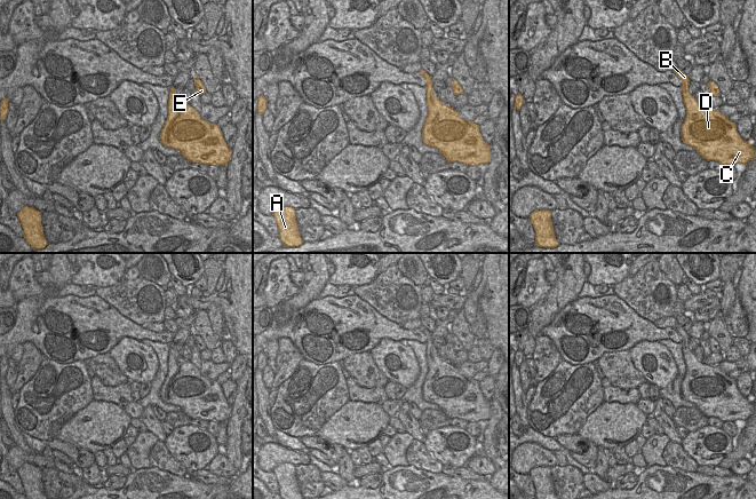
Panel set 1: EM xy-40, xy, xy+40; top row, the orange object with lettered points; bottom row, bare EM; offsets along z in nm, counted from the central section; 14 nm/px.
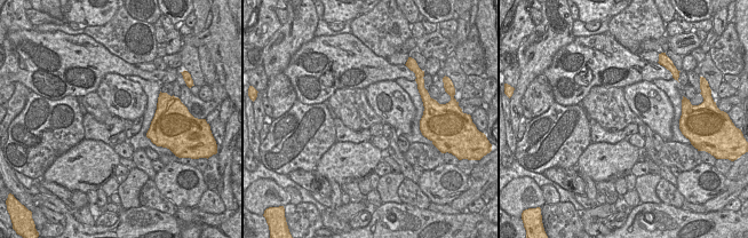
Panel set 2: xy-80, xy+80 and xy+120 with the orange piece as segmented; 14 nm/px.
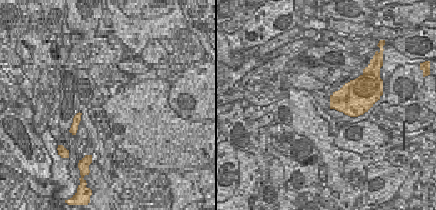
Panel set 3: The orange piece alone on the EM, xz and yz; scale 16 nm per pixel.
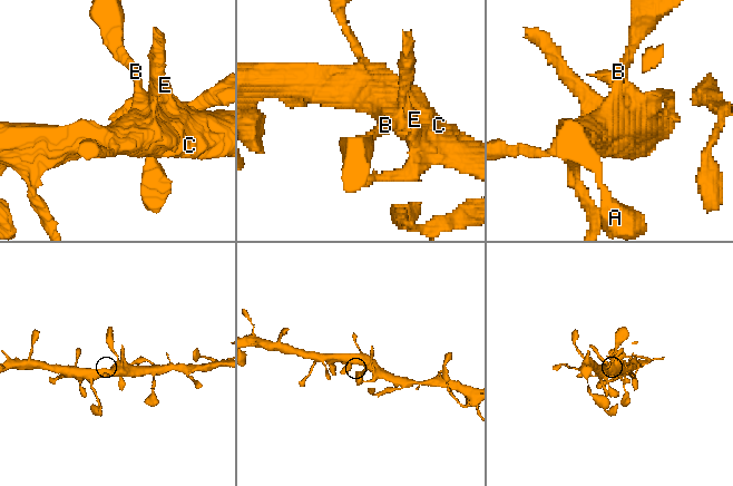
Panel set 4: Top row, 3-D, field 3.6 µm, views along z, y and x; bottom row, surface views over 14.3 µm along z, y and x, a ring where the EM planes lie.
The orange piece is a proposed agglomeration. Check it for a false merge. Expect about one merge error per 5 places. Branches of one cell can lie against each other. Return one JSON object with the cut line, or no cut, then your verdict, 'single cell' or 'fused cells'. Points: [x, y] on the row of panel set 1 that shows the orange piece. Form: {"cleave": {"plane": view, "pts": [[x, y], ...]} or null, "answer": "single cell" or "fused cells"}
{"cleave": null, "answer": "single cell"}

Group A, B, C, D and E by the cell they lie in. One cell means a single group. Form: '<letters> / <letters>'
A B C D E

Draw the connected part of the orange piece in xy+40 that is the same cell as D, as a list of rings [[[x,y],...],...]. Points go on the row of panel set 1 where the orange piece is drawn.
[[[679,69],[675,70],[682,80],[682,95],[686,117],[682,125],[683,143],[693,146],[707,161],[715,160],[726,165],[747,165],[756,157],[750,141],[743,141],[737,124],[722,114],[718,109],[710,110],[697,103],[689,92],[690,79]]]

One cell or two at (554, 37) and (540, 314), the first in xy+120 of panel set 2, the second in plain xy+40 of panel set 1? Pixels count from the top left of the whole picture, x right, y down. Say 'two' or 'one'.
one

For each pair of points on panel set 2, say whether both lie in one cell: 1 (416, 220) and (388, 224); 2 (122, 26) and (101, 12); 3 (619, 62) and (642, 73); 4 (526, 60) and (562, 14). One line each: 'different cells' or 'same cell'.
1: same cell
2: different cells
3: same cell
4: same cell

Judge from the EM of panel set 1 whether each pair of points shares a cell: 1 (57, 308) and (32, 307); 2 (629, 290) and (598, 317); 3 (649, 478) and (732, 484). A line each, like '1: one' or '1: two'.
1: one
2: two
3: one

